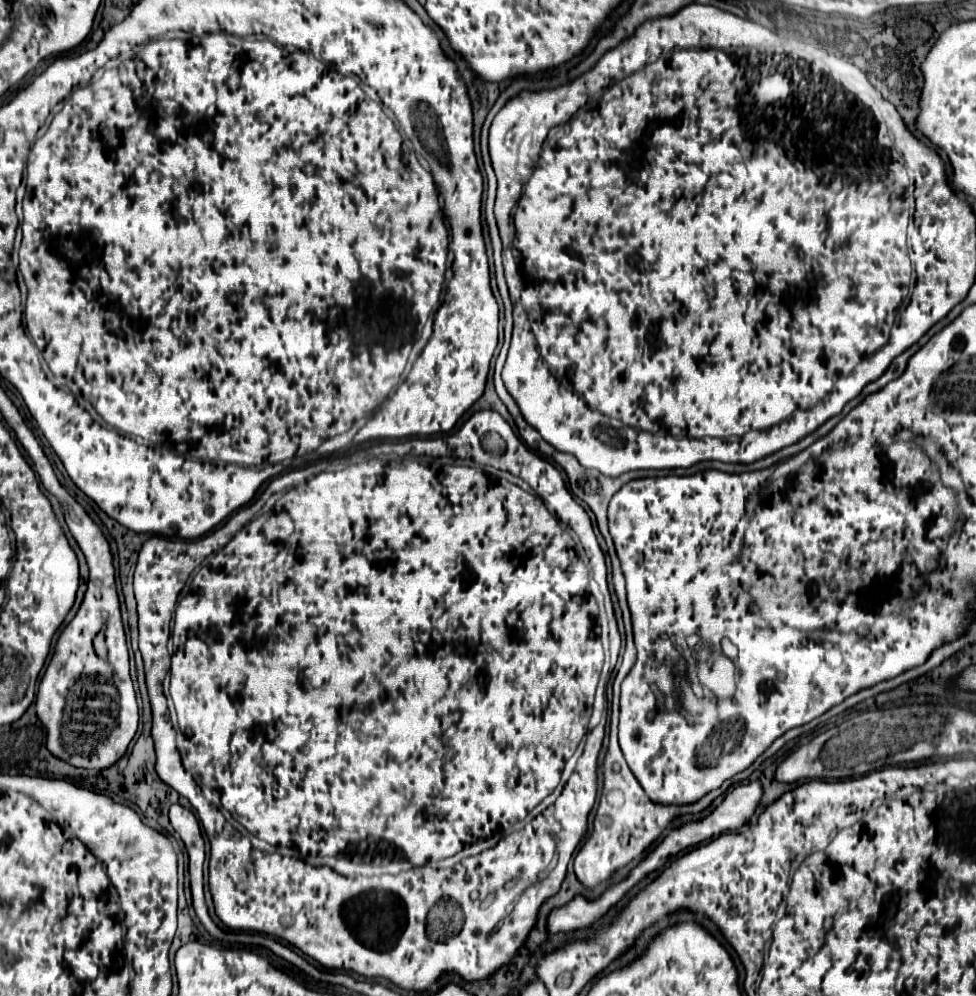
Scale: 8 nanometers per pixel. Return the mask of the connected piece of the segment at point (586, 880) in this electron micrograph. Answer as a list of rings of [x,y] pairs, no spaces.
[[[615,726],[609,734],[609,746],[607,754],[603,760],[603,788],[601,788],[601,798],[599,798],[599,808],[593,820],[593,830],[589,838],[583,842],[575,856],[575,874],[585,886],[597,886],[609,880],[611,872],[625,866],[629,860],[639,856],[643,850],[651,846],[651,842],[663,832],[663,828],[679,814],[697,814],[705,810],[719,794],[723,794],[733,780],[727,780],[719,790],[713,790],[705,794],[705,798],[689,804],[689,806],[661,806],[655,802],[649,802],[645,798],[645,792],[641,790],[641,784],[629,770],[623,752],[617,744],[615,736]]]

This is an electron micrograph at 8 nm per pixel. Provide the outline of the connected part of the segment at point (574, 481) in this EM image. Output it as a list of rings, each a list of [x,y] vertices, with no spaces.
[[[521,432],[521,434],[523,434],[523,438],[525,438],[525,442],[531,446],[531,450],[535,450],[535,446],[537,446],[537,452],[541,452],[541,454],[553,458],[553,460],[565,470],[565,474],[567,474],[567,478],[569,478],[569,486],[571,486],[573,496],[579,498],[581,502],[585,502],[585,504],[593,510],[593,514],[595,514],[595,518],[597,518],[597,524],[599,524],[599,530],[601,530],[601,534],[607,538],[607,536],[609,536],[609,534],[607,534],[607,504],[609,504],[611,496],[613,496],[623,484],[627,484],[629,480],[645,476],[645,472],[643,472],[643,470],[641,470],[641,472],[627,472],[627,474],[623,474],[623,476],[619,476],[619,478],[609,478],[609,476],[603,476],[603,474],[597,472],[597,470],[587,470],[587,468],[583,468],[583,466],[577,462],[575,456],[555,450],[555,448],[549,446],[539,434],[535,434],[535,432]]]

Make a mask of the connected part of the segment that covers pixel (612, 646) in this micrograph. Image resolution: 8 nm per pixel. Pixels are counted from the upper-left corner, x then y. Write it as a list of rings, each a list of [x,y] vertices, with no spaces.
[[[613,616],[613,618],[611,618],[611,619],[612,620],[610,620],[610,622],[609,622],[609,650],[608,650],[608,654],[609,654],[611,665],[612,665],[612,667],[614,667],[617,663],[617,660],[618,660],[622,640],[621,640],[621,635],[619,633],[618,627],[617,627],[617,622],[616,622],[615,616]]]

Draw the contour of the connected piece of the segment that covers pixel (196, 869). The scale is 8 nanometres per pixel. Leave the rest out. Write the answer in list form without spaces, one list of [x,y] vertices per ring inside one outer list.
[[[173,804],[169,810],[169,820],[175,832],[185,842],[187,854],[189,854],[189,880],[191,880],[191,896],[193,896],[193,908],[205,930],[217,938],[217,940],[229,940],[229,932],[221,930],[209,916],[205,894],[203,894],[203,860],[205,860],[205,842],[198,818],[195,814],[179,804]]]

